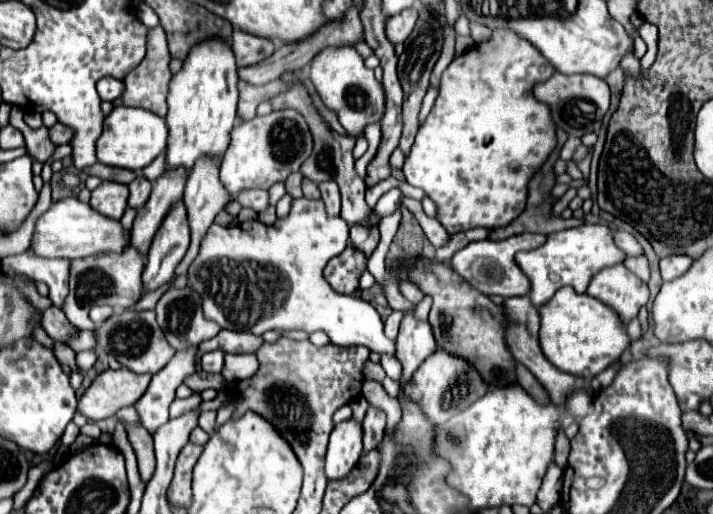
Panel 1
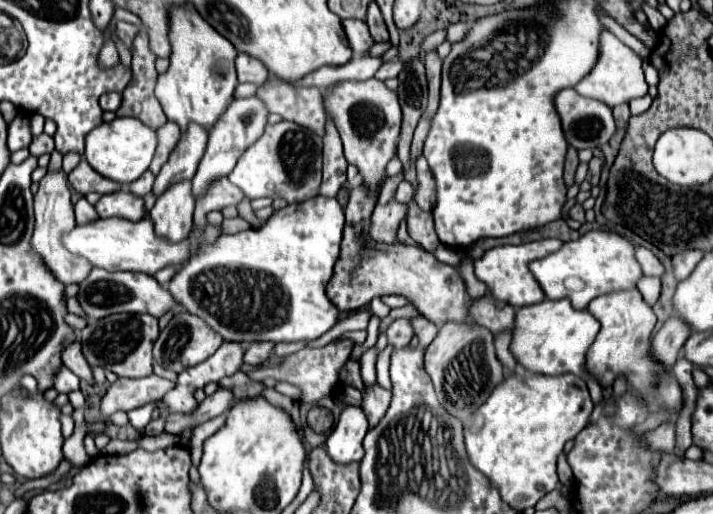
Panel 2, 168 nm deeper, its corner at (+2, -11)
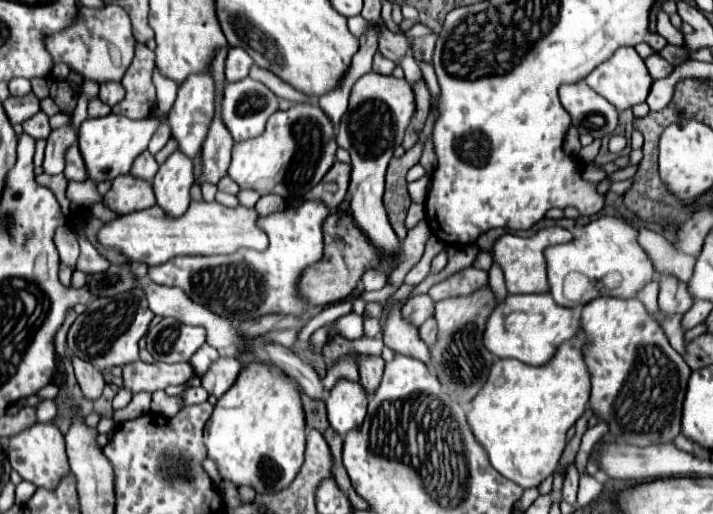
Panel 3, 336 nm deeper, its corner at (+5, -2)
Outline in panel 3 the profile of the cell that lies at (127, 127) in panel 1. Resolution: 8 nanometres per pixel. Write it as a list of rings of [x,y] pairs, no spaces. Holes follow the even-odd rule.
[[[108,114],[102,118],[84,120],[80,126],[78,144],[80,144],[80,152],[86,162],[90,180],[94,180],[94,182],[110,180],[112,182],[116,176],[128,174],[136,156],[140,156],[148,148],[148,142],[150,142],[154,130],[157,130],[161,121],[167,121],[167,117],[167,115],[164,116],[162,120],[152,118],[130,120],[122,114]]]

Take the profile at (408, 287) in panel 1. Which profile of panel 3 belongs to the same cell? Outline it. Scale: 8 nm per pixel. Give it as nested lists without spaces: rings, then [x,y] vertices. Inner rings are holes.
[[[368,270],[362,276],[362,288],[364,290],[382,290],[386,286],[386,282],[388,282],[388,278],[378,270]]]

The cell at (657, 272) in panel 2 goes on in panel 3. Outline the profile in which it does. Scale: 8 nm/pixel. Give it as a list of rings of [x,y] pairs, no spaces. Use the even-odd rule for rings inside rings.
[[[640,230],[638,234],[640,246],[646,250],[648,258],[654,264],[654,270],[664,276],[674,276],[682,282],[688,282],[692,276],[692,268],[696,258],[680,254],[670,240],[666,240],[662,234],[656,234],[652,230]]]

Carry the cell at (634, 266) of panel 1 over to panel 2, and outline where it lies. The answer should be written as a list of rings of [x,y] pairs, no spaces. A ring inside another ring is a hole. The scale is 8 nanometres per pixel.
[[[641,277],[641,281],[637,283],[639,293],[643,295],[647,305],[655,305],[659,295],[661,295],[661,279],[655,277]]]

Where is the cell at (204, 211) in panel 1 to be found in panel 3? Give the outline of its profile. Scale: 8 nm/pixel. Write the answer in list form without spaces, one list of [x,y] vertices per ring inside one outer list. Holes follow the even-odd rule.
[[[244,78],[242,82],[226,84],[224,88],[224,100],[222,100],[222,122],[228,128],[230,136],[234,138],[234,144],[256,138],[264,132],[266,120],[278,110],[278,98],[260,82],[252,78]]]

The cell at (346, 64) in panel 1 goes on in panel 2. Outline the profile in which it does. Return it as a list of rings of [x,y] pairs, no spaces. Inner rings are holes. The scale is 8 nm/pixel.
[[[375,77],[367,81],[341,81],[325,93],[325,109],[341,133],[347,163],[359,169],[363,185],[373,191],[373,187],[379,187],[379,183],[387,179],[385,167],[397,149],[403,121],[397,93],[387,89],[385,83]]]

